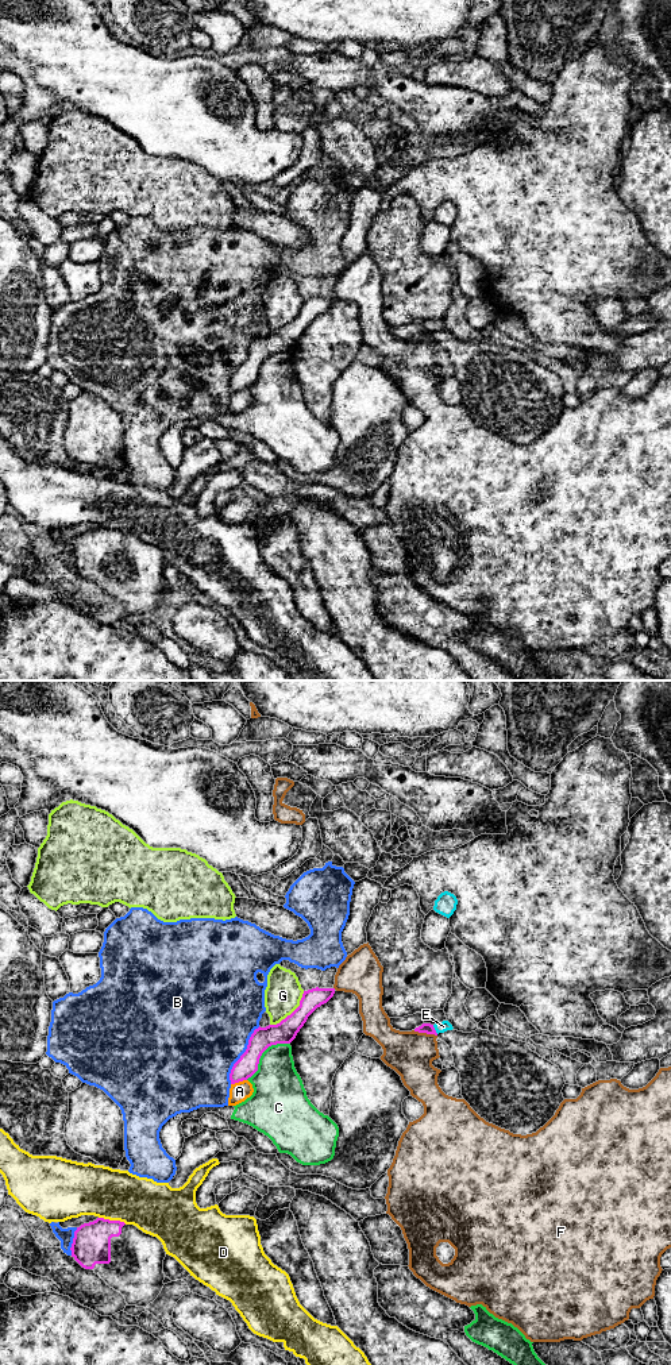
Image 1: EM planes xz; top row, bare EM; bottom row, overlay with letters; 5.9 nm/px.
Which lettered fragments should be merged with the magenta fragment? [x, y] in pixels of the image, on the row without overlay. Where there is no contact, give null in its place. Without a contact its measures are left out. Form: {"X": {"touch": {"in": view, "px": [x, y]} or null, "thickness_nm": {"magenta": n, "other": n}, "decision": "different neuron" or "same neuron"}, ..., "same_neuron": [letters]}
{"A": {"touch": {"in": "xz", "px": [238, 390]}, "thickness_nm": {"magenta": 120, "other": 110}, "decision": "different neuron"}, "B": {"touch": {"in": "xz", "px": [242, 363]}, "thickness_nm": {"magenta": 130, "other": 500}, "decision": "different neuron"}, "C": {"touch": {"in": "xz", "px": [262, 361]}, "thickness_nm": {"magenta": 140, "other": 300}, "decision": "different neuron"}, "D": {"touch": {"in": "xz", "px": [112, 529]}, "thickness_nm": {"magenta": 220, "other": 300}, "decision": "different neuron"}, "E": {"touch": {"in": "xz", "px": [434, 338]}, "thickness_nm": {"magenta": 60, "other": 70}, "decision": "different neuron"}, "F": {"touch": {"in": "xz", "px": [425, 340]}, "thickness_nm": {"magenta": 60, "other": 280}, "decision": "different neuron"}, "G": {"touch": {"in": "xz", "px": [292, 322]}, "thickness_nm": {"magenta": 140, "other": 220}, "decision": "different neuron"}, "same_neuron": []}

